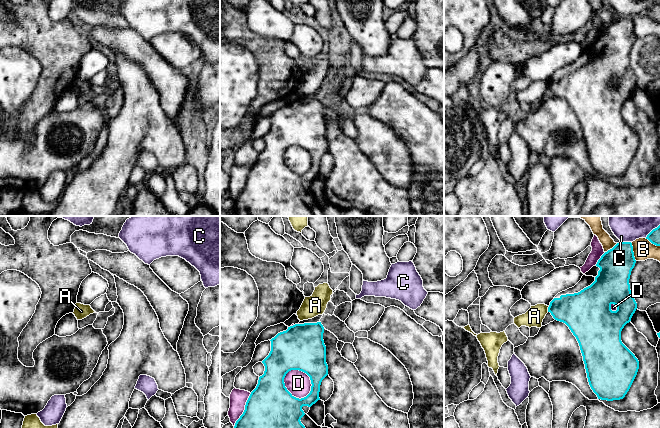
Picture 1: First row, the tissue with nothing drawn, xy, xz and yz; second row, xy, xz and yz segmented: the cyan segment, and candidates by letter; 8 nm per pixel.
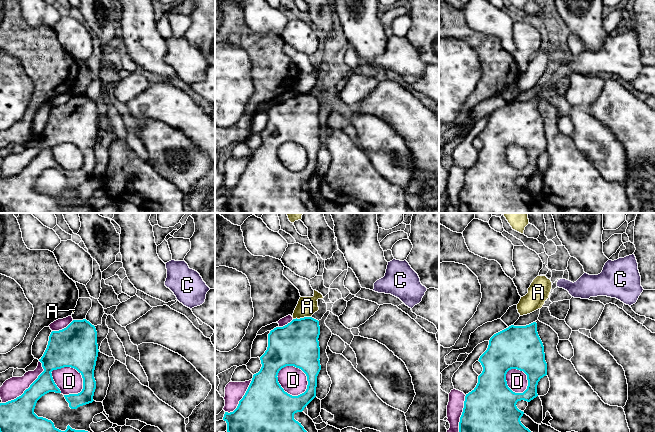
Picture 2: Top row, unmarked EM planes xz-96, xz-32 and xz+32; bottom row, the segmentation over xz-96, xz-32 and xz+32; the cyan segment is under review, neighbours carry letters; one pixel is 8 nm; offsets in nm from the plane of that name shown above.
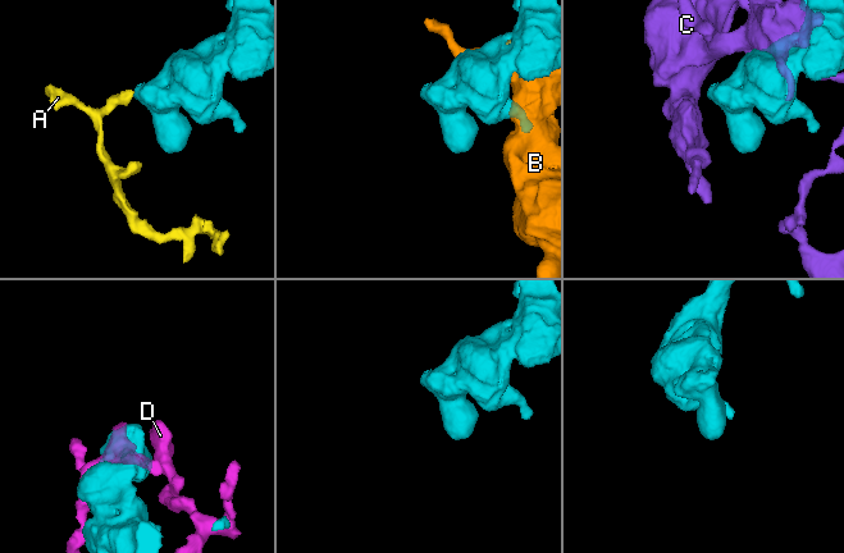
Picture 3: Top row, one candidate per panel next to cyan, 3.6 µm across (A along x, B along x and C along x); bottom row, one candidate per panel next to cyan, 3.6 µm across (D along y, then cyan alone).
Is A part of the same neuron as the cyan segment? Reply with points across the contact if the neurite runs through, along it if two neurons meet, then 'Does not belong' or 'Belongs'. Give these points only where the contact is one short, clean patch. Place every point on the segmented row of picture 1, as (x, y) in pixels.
Boundary: yz (549, 306), (547, 311). Does not belong

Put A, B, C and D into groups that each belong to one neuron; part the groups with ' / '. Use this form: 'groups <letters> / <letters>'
groups A / B / C / D

